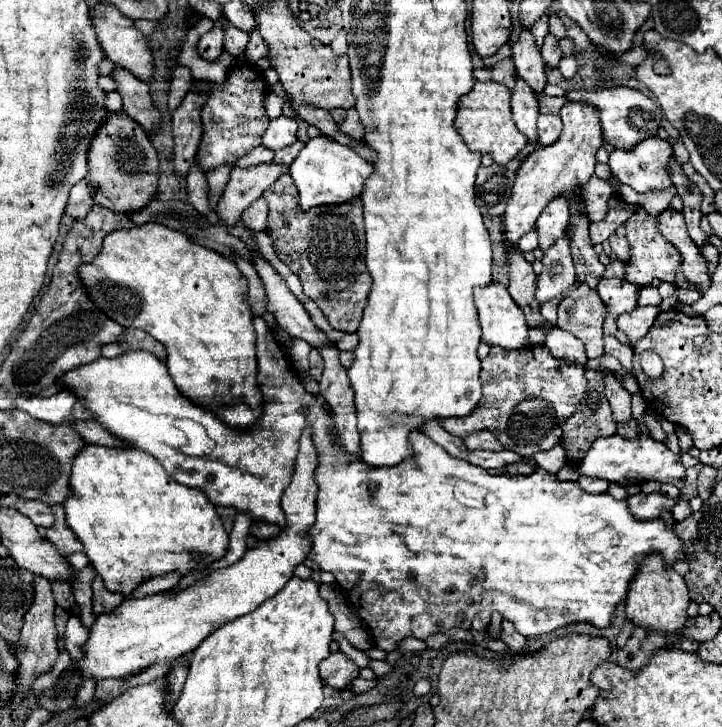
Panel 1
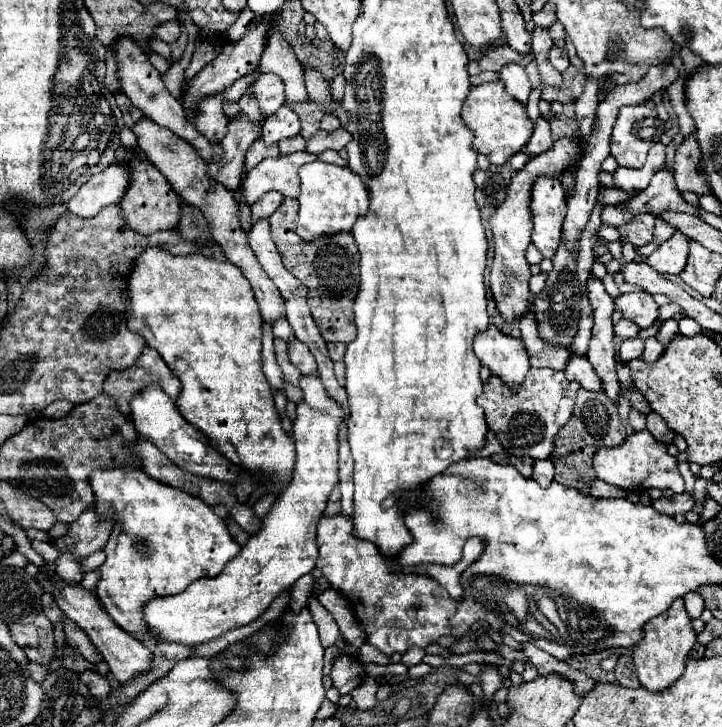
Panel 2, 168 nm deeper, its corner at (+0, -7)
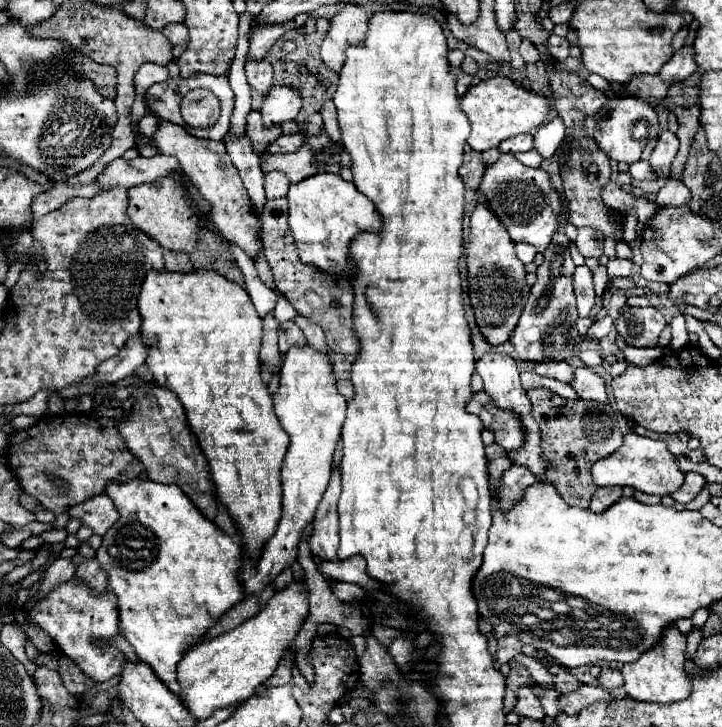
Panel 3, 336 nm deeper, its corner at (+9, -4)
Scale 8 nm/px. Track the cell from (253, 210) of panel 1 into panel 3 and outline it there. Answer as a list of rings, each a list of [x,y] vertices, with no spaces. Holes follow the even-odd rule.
[[[268,172],[264,176],[264,190],[266,190],[266,198],[268,200],[276,200],[276,198],[284,198],[288,192],[288,180],[286,176],[282,176],[282,172]]]

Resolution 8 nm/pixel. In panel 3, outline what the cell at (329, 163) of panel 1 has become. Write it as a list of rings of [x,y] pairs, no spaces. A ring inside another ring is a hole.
[[[330,172],[310,176],[296,186],[290,186],[286,198],[290,204],[288,226],[300,260],[332,274],[350,276],[350,266],[346,260],[350,240],[362,230],[378,232],[382,226],[374,204],[362,196],[352,182],[346,182],[338,174]]]

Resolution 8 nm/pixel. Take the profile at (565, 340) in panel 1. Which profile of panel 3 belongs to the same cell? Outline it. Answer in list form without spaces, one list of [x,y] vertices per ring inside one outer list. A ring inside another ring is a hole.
[[[580,366],[574,370],[574,378],[570,386],[576,390],[576,394],[584,400],[598,400],[598,402],[608,402],[606,398],[606,386],[604,380],[594,374],[590,368]]]

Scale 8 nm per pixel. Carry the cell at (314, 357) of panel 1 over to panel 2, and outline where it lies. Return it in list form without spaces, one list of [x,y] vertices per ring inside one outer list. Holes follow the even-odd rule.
[[[295,335],[287,341],[287,355],[289,361],[301,371],[301,373],[313,373],[317,371],[315,367],[315,357],[311,355],[309,347],[305,343],[301,343],[299,339],[295,339]]]

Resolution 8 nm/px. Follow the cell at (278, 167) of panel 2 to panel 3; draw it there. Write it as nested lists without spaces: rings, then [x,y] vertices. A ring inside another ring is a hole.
[[[322,130],[320,134],[306,134],[306,142],[300,150],[292,154],[262,154],[260,166],[262,172],[278,170],[288,176],[290,184],[298,184],[306,176],[318,172],[340,172],[340,146],[334,144],[328,134]]]

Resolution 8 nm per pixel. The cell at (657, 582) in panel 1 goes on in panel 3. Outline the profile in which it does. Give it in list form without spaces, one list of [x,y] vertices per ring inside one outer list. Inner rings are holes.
[[[666,626],[662,632],[662,640],[658,640],[648,652],[642,652],[642,656],[622,666],[624,676],[624,692],[642,702],[678,702],[690,696],[690,682],[684,672],[684,660],[686,660],[686,636],[676,626]]]

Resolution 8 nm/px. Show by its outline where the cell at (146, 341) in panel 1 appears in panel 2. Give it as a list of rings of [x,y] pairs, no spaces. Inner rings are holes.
[[[145,347],[141,357],[133,363],[133,367],[121,371],[121,373],[111,373],[105,383],[103,383],[103,393],[111,395],[119,407],[119,413],[129,417],[129,403],[133,395],[137,395],[141,389],[145,389],[151,383],[159,383],[159,387],[175,401],[181,383],[179,379],[171,373],[171,369],[165,365],[159,353],[153,349]]]

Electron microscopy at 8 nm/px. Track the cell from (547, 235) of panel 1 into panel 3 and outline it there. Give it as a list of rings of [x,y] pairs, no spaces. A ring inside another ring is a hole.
[[[502,154],[496,164],[486,168],[486,176],[482,178],[478,192],[484,194],[492,212],[508,228],[514,242],[532,244],[538,252],[546,250],[558,220],[558,192],[552,186],[548,172],[542,168],[528,168],[512,154]]]

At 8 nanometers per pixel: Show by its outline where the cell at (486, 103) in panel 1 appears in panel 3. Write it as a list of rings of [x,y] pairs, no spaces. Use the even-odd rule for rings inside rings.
[[[492,76],[470,86],[466,94],[460,98],[460,106],[472,124],[468,144],[476,152],[498,148],[504,140],[512,136],[532,132],[536,126],[544,124],[548,112],[548,100],[544,96],[516,86],[514,80],[506,76]]]

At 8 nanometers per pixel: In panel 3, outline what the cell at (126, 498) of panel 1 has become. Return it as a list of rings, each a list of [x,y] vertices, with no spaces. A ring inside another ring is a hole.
[[[110,480],[104,490],[112,498],[120,518],[102,536],[102,546],[96,552],[100,568],[108,576],[106,590],[118,598],[118,626],[126,640],[136,650],[138,658],[154,668],[158,678],[178,696],[174,664],[182,654],[206,632],[212,622],[228,608],[236,606],[244,594],[238,584],[240,546],[226,536],[212,520],[208,520],[176,484],[160,484],[152,480]]]

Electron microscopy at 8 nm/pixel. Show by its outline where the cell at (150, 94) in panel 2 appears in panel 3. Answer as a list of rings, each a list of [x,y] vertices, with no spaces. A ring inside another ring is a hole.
[[[158,118],[158,130],[152,138],[158,146],[160,154],[174,156],[180,162],[182,172],[186,174],[188,182],[192,182],[202,196],[206,196],[206,202],[210,204],[210,218],[214,226],[220,230],[220,234],[230,240],[240,244],[250,258],[254,258],[260,250],[258,236],[260,236],[260,222],[258,218],[250,212],[250,202],[246,200],[246,190],[242,188],[242,180],[226,154],[226,144],[214,142],[214,140],[202,140],[192,134],[188,134],[182,126],[166,122]]]

